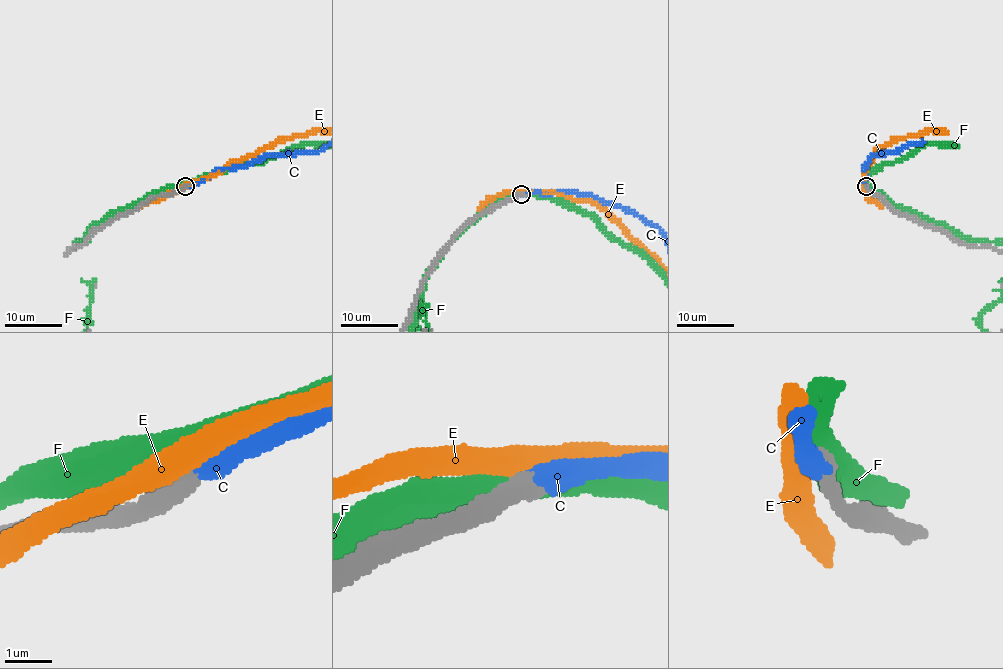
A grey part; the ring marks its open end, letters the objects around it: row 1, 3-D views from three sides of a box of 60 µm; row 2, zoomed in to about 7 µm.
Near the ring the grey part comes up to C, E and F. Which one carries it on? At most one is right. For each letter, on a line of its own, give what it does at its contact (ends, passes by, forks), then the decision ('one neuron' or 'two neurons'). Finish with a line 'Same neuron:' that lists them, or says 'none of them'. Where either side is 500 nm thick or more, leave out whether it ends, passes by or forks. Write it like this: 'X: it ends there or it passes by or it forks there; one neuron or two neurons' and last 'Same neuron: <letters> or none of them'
C: one neuron
E: two neurons
F: two neurons
Same neuron: C

